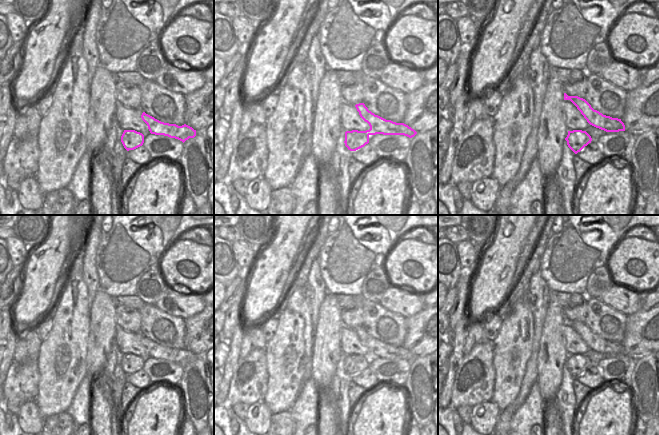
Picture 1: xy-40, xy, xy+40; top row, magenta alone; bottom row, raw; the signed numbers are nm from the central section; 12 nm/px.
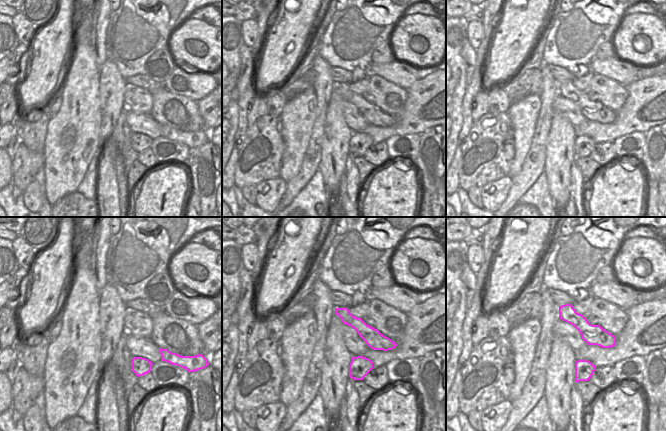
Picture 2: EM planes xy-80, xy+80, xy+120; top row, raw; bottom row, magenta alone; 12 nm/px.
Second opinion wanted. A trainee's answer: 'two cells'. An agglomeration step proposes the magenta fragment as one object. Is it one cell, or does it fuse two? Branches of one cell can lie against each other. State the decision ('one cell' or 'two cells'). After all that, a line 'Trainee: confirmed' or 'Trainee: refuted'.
two cells
Trainee: confirmed

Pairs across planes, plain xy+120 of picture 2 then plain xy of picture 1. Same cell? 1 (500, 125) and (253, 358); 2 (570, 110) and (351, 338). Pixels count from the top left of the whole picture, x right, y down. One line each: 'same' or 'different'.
1: same
2: same

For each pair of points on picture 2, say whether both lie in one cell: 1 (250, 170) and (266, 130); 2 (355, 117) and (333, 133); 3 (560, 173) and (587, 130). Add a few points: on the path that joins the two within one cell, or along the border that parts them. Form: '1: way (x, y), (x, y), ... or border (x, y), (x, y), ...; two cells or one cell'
1: way (259, 160), (263, 140); one cell
2: border (342, 100), (341, 110), (344, 120), (353, 132); two cells
3: border (574, 127), (576, 136); two cells

